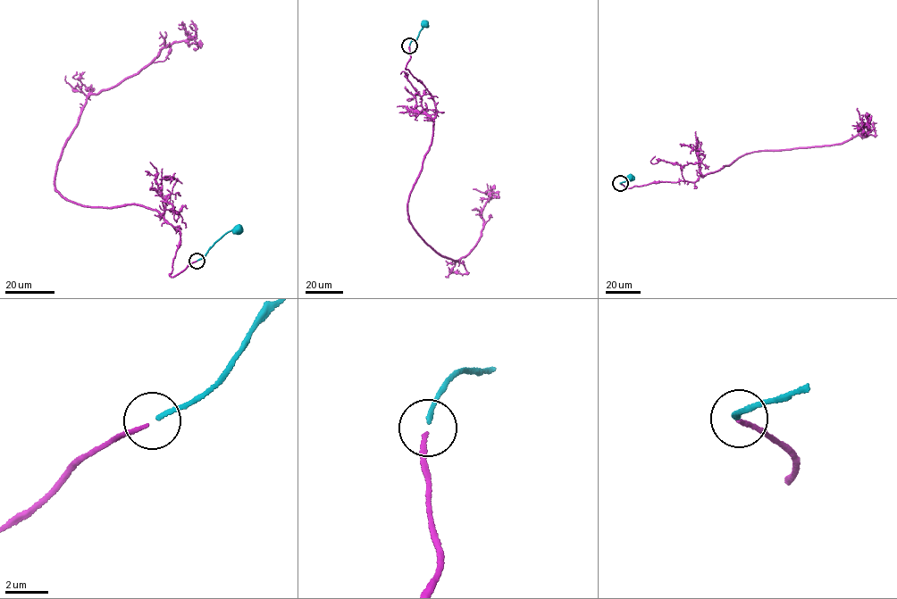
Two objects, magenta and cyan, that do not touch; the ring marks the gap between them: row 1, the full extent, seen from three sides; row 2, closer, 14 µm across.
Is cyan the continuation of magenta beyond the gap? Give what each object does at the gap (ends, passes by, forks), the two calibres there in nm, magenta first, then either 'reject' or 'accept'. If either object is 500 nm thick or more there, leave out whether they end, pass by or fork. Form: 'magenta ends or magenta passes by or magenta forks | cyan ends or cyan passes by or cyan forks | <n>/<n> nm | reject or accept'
magenta ends | cyan ends | 180/220 nm | accept

